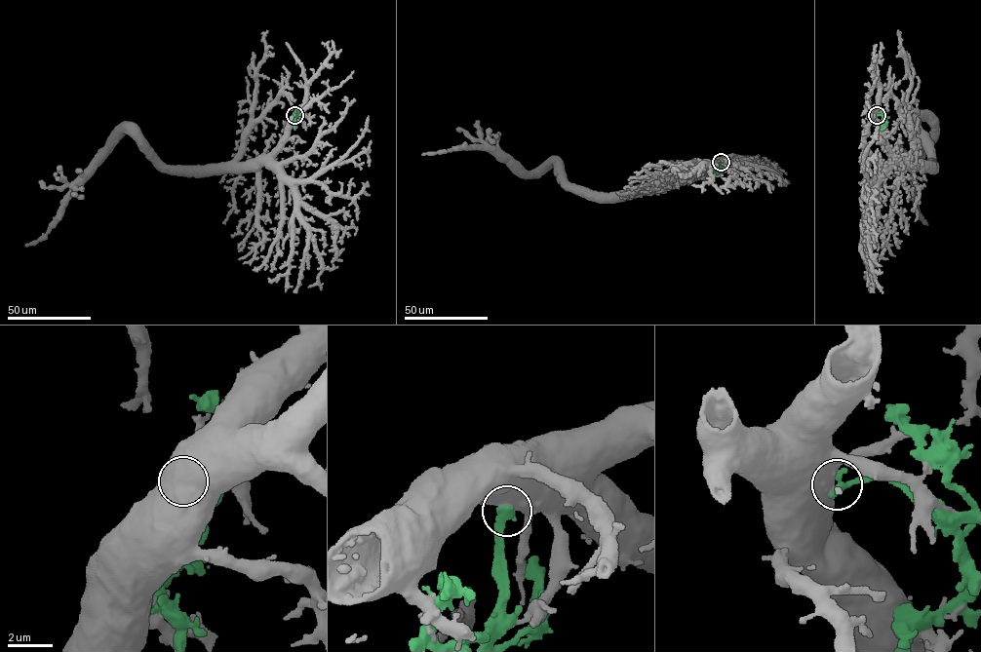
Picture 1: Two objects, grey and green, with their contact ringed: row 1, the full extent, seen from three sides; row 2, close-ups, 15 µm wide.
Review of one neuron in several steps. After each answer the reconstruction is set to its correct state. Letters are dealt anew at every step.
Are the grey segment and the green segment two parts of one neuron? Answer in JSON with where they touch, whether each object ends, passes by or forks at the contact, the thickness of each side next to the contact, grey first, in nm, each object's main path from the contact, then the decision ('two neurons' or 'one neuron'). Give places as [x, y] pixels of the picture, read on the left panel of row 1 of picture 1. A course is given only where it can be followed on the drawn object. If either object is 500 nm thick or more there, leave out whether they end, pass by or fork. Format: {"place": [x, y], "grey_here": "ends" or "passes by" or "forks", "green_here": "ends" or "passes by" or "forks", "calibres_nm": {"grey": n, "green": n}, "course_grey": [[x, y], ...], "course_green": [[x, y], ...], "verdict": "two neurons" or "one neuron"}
{"place": [294, 115], "calibres_nm": {"grey": 750, "green": 480}, "course_grey": [[294, 115], [289, 121], [288, 134], [268, 155], [218, 167], [167, 166], [140, 140]], "course_green": [[294, 115], [293, 124], [295, 130]], "verdict": "two neurons"}

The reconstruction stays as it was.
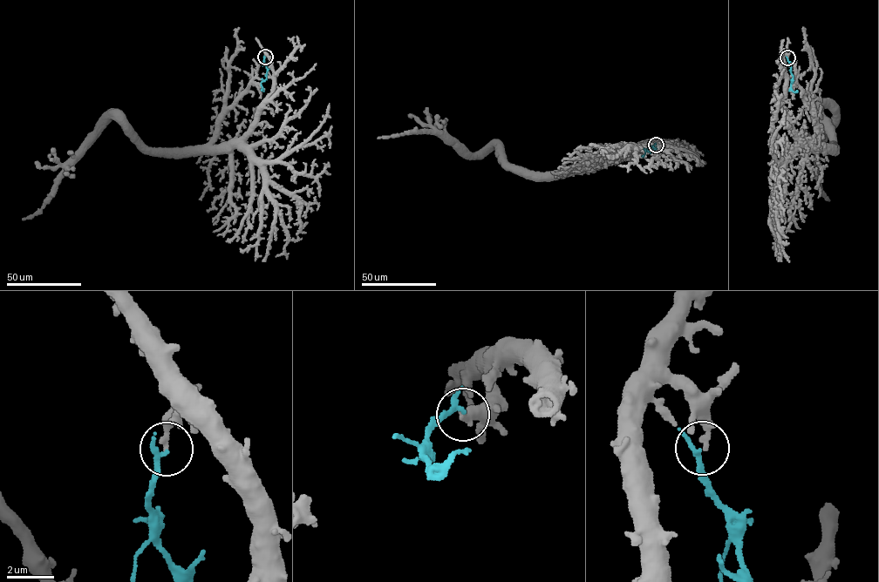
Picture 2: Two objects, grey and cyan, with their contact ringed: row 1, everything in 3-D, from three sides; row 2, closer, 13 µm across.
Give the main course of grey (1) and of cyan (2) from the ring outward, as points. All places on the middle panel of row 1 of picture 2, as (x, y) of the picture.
1: (655, 145), (659, 141), (657, 147), (641, 144), (627, 148), (608, 159), (544, 174), (512, 169), (500, 144)
2: (655, 145), (650, 152), (643, 150), (641, 156)

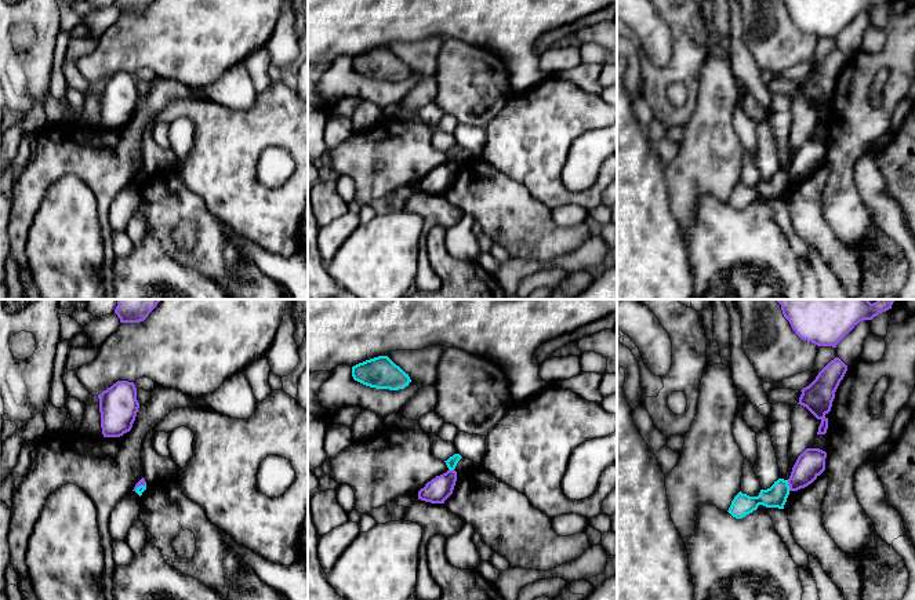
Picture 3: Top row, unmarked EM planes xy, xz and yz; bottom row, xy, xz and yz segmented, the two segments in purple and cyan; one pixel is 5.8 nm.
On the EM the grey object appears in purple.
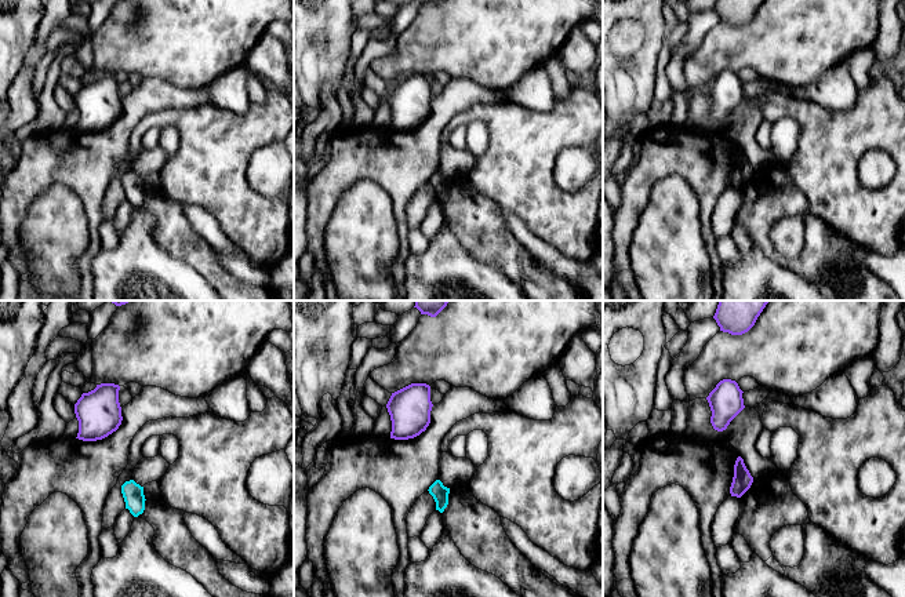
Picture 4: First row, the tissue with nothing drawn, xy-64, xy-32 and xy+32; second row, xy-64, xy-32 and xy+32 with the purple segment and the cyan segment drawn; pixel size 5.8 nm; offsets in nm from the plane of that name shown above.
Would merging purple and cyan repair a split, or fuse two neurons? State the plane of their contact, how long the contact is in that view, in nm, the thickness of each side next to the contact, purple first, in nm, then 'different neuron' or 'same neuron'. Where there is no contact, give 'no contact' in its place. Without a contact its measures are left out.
yz | 70 nm | 160/130 nm | different neuron

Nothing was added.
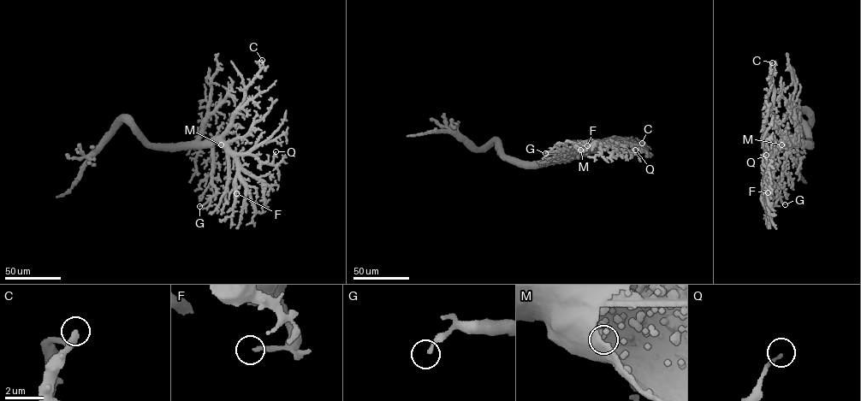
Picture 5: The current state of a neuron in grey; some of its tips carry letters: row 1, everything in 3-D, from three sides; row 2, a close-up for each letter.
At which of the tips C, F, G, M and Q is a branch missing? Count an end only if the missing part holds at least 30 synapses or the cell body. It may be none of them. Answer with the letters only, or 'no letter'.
no letter

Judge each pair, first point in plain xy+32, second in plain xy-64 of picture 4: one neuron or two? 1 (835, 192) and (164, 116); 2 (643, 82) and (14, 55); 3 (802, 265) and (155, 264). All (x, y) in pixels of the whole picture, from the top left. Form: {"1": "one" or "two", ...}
{"1": "one", "2": "one", "3": "two"}

